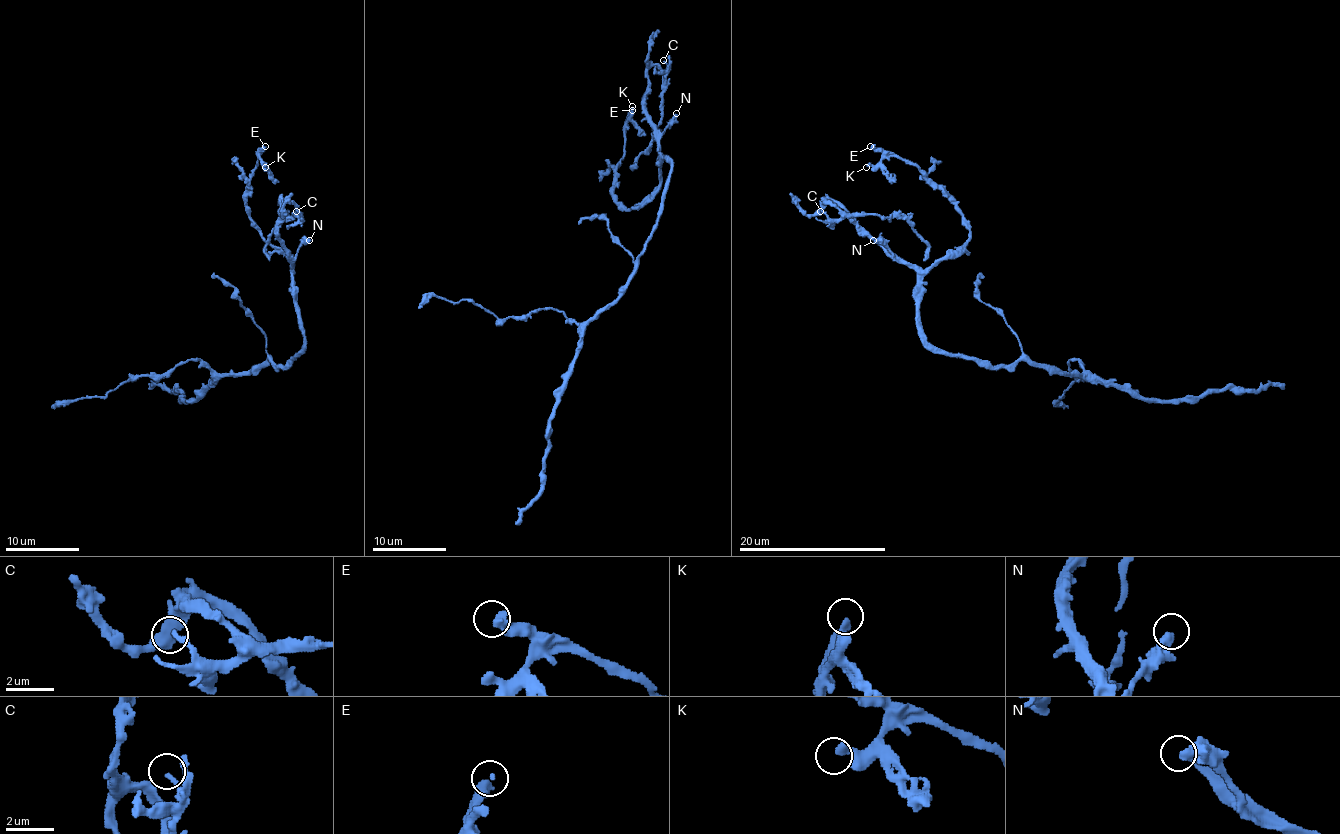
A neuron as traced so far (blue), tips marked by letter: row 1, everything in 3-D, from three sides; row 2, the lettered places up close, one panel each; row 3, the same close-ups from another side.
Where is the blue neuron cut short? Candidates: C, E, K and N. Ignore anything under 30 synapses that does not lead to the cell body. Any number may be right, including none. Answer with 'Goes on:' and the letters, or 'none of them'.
Goes on: none of them

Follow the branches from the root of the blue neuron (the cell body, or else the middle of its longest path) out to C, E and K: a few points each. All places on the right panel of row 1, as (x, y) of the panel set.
C: (962, 357), (927, 340), (916, 272), (842, 205), (825, 202), (838, 218), (820, 211)
E: (962, 357), (927, 340), (920, 290), (970, 229), (914, 165), (870, 146)
K: (962, 357), (934, 348), (920, 322), (923, 277), (970, 237), (962, 213), (910, 163), (885, 156), (866, 167)

